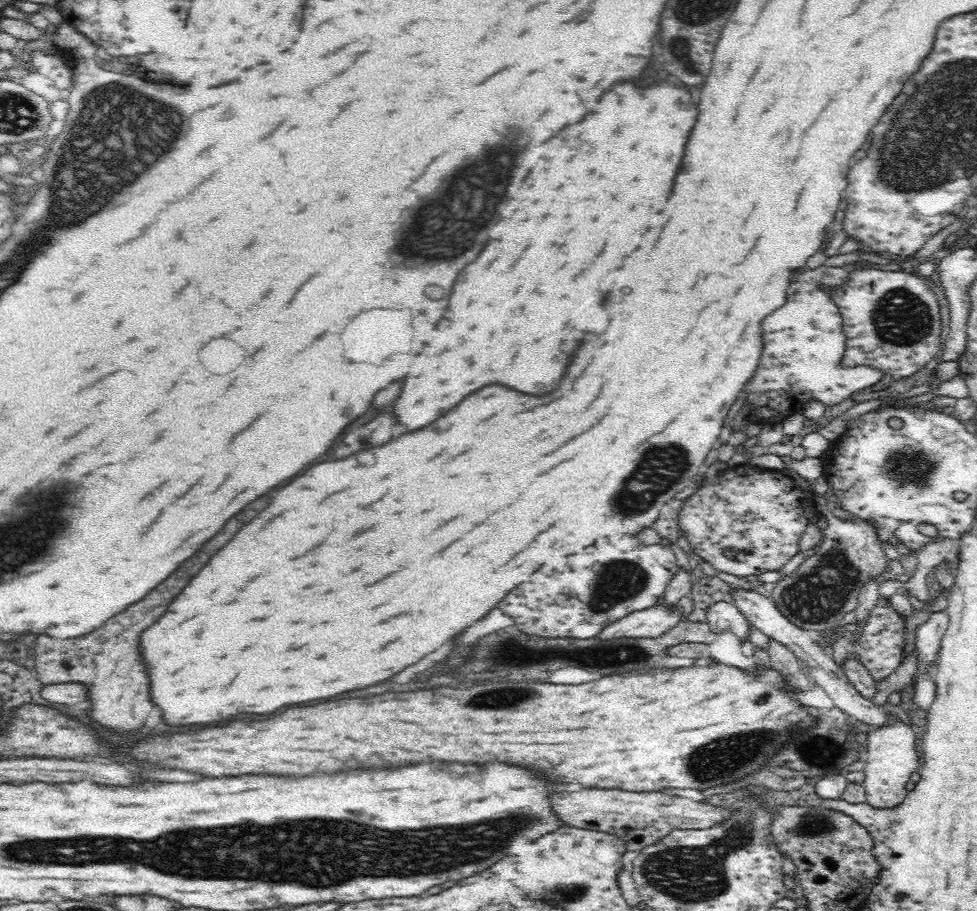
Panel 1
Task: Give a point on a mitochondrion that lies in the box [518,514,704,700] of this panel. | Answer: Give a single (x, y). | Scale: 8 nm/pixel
(620, 582)

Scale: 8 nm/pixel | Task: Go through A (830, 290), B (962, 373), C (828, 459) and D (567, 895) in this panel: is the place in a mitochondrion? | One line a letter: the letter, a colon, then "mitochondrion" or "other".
A: other
B: other
C: other
D: mitochondrion

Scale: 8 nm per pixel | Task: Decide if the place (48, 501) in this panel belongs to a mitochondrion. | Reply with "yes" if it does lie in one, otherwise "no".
yes

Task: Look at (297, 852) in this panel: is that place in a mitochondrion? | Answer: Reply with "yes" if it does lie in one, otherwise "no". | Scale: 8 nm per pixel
yes

